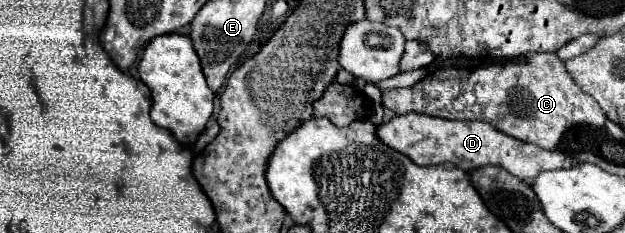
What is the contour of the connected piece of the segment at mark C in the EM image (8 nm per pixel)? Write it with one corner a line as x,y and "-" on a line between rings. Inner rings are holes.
534,53
522,59
494,63
478,69
438,69
430,75
426,75
422,81
418,81
412,87
404,89
386,89
382,91
382,105
396,115
406,113
424,113
432,117
442,119
458,119
458,121
484,121
496,127
498,131
524,141
538,145
542,149
556,149
560,143
560,137
566,129
578,123
588,123
594,127
604,127
606,115
596,103
596,99
588,93
584,93
568,75
564,63
556,57
556,53

